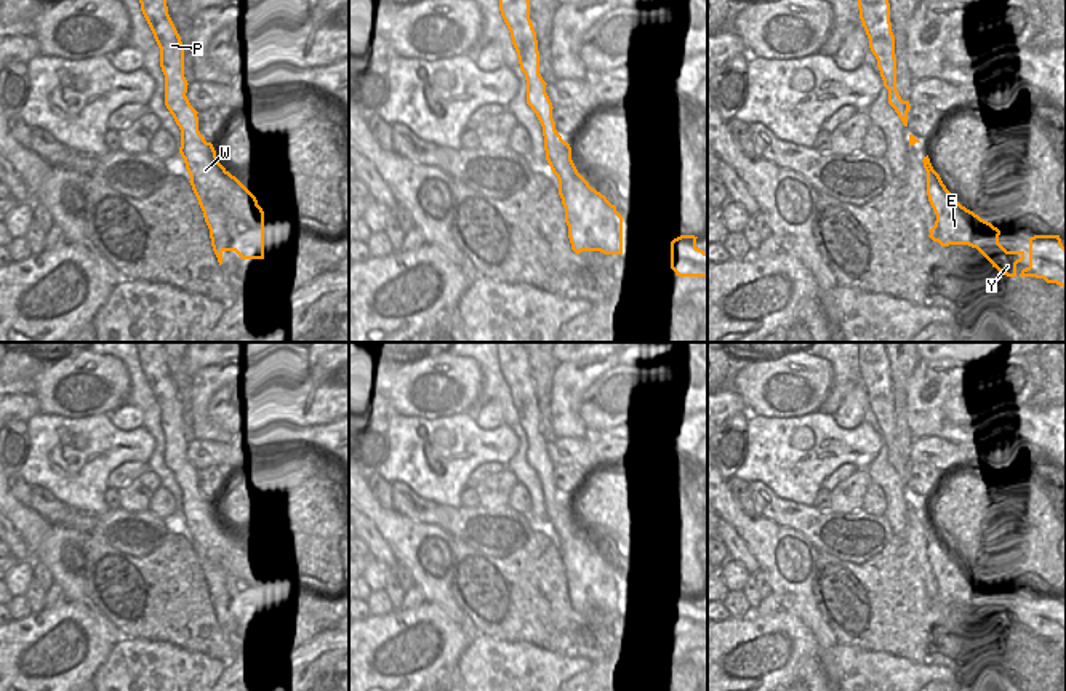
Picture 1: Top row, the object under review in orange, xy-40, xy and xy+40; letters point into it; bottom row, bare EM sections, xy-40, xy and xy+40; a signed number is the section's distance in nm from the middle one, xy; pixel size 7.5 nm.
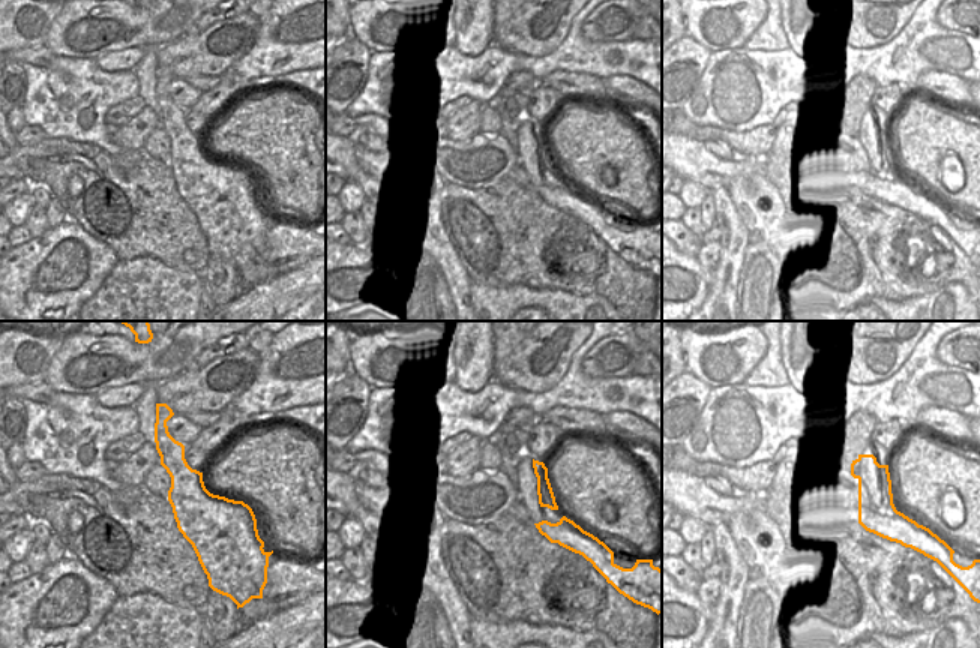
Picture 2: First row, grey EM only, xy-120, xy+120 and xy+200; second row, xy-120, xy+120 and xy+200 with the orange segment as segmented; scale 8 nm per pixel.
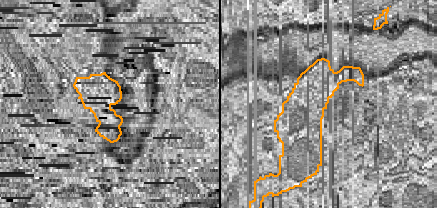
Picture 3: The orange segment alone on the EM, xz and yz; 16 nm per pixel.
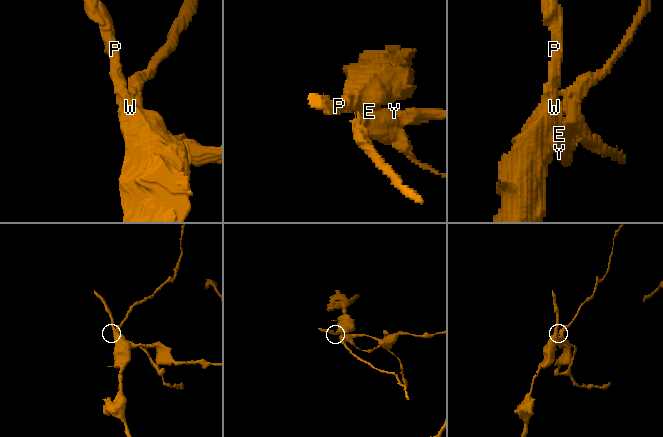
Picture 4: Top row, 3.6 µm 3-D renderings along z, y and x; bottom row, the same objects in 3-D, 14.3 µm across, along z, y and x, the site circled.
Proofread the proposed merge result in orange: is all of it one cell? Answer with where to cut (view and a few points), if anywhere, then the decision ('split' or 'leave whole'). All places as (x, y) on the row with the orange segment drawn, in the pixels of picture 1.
cut xy+40 (961, 207), (965, 218), (983, 231), (978, 235), (977, 248); split

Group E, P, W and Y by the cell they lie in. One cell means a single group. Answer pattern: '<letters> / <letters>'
E P W / Y

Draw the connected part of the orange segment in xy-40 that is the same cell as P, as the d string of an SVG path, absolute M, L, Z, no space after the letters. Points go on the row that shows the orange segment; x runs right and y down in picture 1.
M166 0L139 3L160 48L165 106L181 130L179 154L210 229L218 262L222 264L224 251L235 251L242 259L264 259L264 211L256 197L219 163L213 144L198 131L198 112L186 96L184 45L168 14Z

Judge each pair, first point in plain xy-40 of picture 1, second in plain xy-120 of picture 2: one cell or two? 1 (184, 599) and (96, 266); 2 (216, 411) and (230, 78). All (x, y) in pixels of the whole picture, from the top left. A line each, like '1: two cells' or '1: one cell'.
1: two cells
2: two cells

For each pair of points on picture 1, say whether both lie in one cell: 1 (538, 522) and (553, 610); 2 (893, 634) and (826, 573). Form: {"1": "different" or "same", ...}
{"1": "different", "2": "same"}

